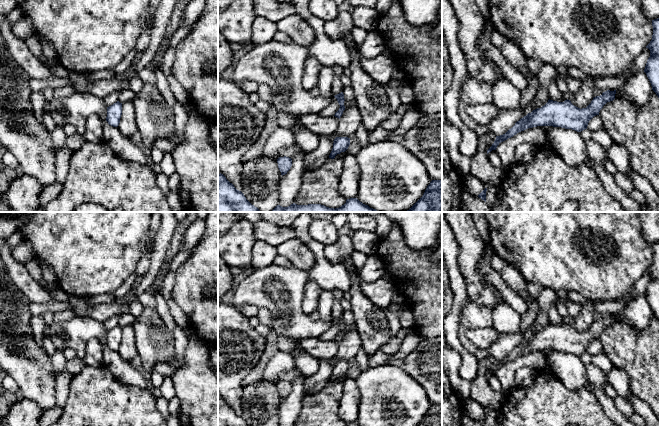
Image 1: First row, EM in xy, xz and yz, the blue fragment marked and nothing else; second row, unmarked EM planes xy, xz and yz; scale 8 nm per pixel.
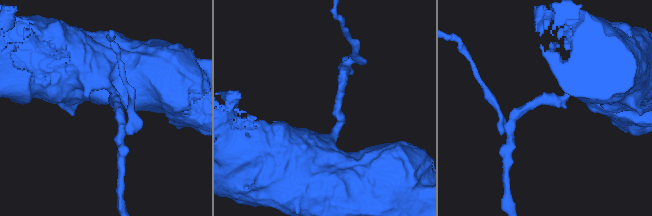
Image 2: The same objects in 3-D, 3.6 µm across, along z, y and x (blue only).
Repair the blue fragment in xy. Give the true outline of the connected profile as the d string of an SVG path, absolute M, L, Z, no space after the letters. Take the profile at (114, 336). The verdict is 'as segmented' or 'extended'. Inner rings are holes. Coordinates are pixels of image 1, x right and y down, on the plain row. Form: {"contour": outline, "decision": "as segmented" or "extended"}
{"contour": "M117 325L113 329L107 331L106 345L108 346L109 349L113 351L118 351L121 339L122 339L122 327Z", "decision": "as segmented"}

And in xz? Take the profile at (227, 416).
{"contour": "M218 398L218 426L249 426L223 398Z", "decision": "as segmented"}

